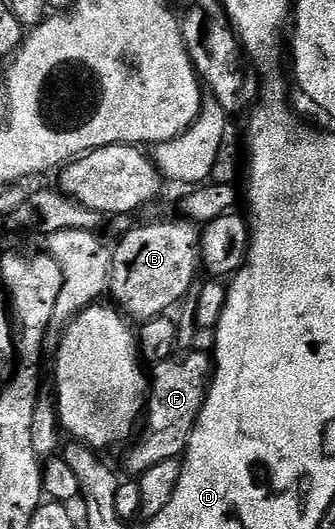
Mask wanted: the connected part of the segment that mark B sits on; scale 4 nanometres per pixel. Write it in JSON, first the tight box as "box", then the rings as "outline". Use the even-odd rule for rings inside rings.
{"box":[108,218,200,322],"outline":[[[185,218],[177,219],[142,224],[113,245],[108,292],[131,321],[145,322],[167,315],[169,308],[181,305],[195,287],[194,275],[200,272],[200,228]]]}

